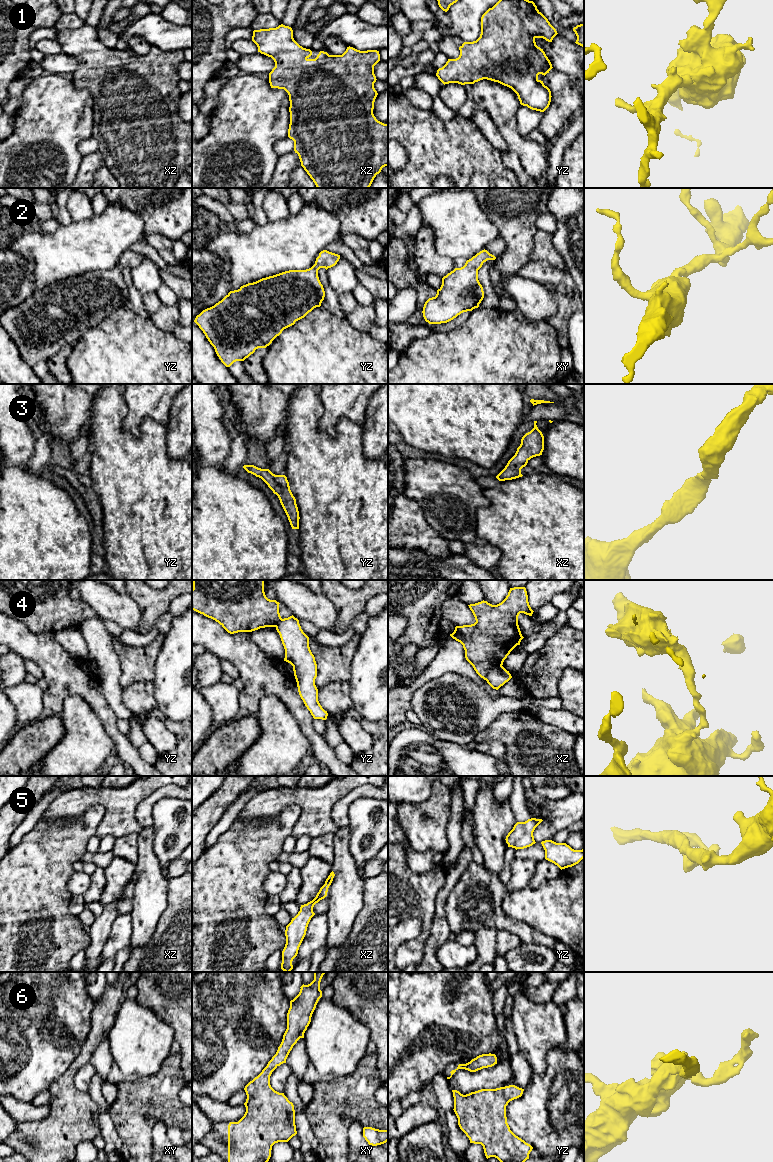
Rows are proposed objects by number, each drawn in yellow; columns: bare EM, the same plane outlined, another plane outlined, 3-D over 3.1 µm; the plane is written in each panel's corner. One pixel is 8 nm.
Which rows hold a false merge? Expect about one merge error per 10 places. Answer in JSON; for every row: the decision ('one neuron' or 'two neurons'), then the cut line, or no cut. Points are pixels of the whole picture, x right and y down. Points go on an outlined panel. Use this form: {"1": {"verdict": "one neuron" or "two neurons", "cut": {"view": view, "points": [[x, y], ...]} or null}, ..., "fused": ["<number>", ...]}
{"1": {"verdict": "one neuron", "cut": null}, "2": {"verdict": "one neuron", "cut": null}, "3": {"verdict": "one neuron", "cut": null}, "4": {"verdict": "two neurons", "cut": {"view": "xz", "points": [[501, 665], [492, 667], [484, 679]]}}, "5": {"verdict": "one neuron", "cut": null}, "6": {"verdict": "one neuron", "cut": null}, "fused": ["4"]}

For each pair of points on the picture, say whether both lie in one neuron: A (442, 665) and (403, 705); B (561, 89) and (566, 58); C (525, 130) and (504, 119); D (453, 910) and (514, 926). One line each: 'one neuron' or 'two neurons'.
A: one neuron
B: two neurons
C: two neurons
D: one neuron

